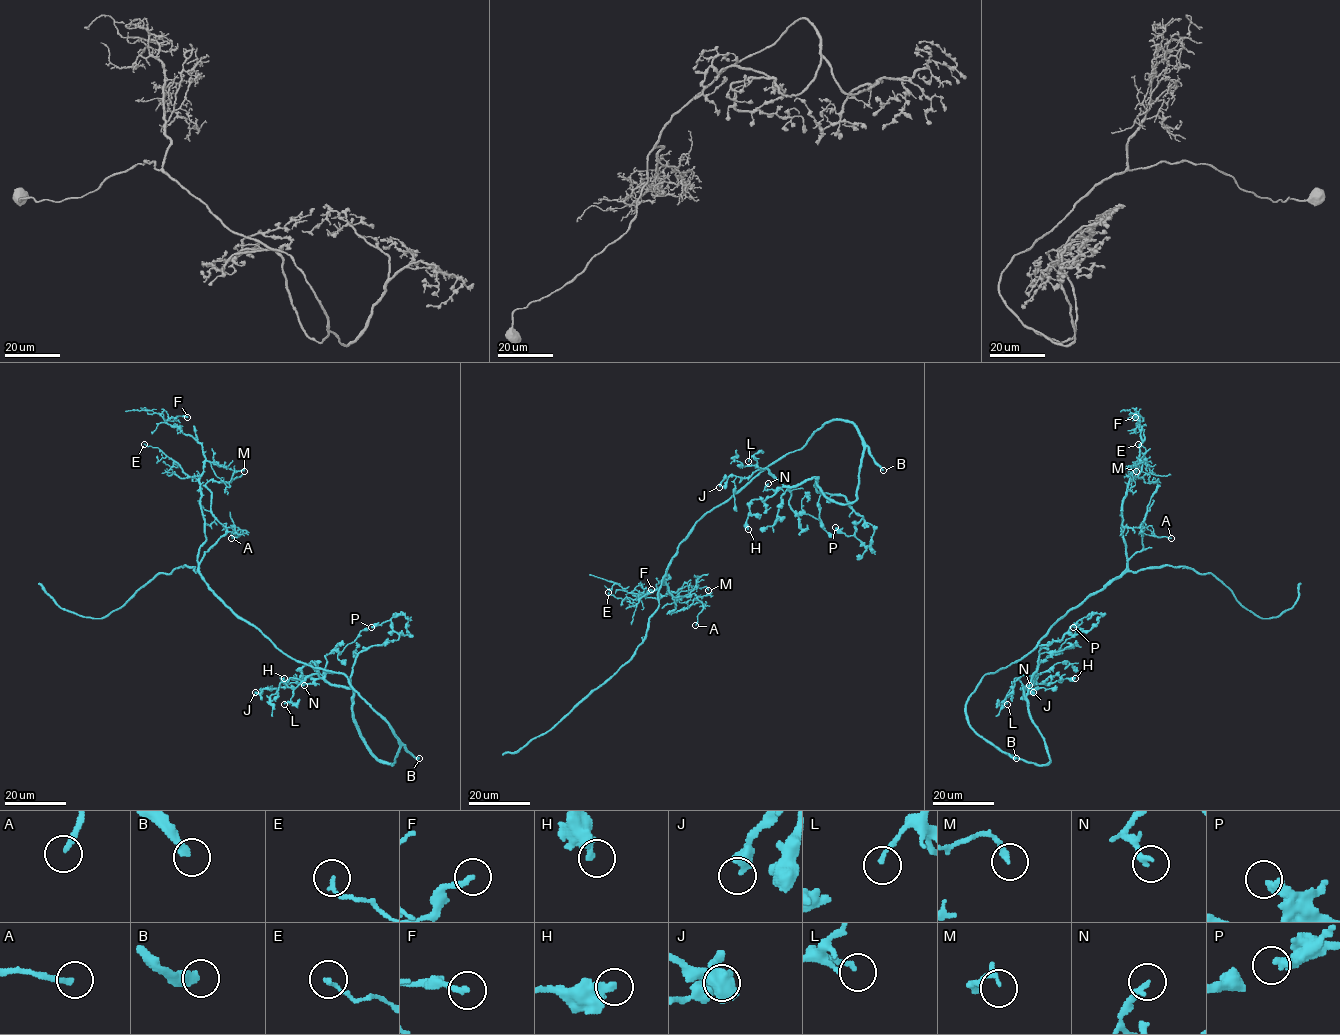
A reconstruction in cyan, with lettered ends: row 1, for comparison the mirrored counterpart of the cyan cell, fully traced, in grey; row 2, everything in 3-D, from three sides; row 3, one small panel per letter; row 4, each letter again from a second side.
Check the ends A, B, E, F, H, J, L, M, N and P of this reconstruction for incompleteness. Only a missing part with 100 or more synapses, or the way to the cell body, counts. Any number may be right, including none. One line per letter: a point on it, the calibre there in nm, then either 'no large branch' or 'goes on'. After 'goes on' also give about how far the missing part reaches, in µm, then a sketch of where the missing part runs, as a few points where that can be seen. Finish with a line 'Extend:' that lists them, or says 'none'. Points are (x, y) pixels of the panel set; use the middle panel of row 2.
A: (695, 625) | 200 nm | no large branch
B: (883, 470) | 340 nm | goes on | 100 µm
E: (608, 592) | 170 nm | no large branch
F: (651, 589) | 220 nm | no large branch
H: (748, 529) | 360 nm | no large branch
J: (719, 487) | 440 nm | no large branch
L: (748, 461) | 140 nm | no large branch
M: (708, 590) | 240 nm | no large branch
N: (768, 483) | 200 nm | no large branch
P: (835, 527) | 360 nm | no large branch
Extend: B

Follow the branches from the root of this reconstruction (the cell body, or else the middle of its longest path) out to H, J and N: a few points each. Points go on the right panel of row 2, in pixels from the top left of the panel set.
H: (1009, 665), (982, 678), (966, 717), (999, 749), (1039, 765), (1049, 753), (1023, 689), (1033, 679), (1075, 678)
J: (1009, 665), (982, 678), (966, 719), (999, 749), (1046, 765), (1023, 690), (1032, 678), (1014, 679), (1033, 692)
N: (1009, 665), (982, 678), (966, 719), (999, 749), (1046, 765), (1023, 690), (1036, 677), (1029, 685)

